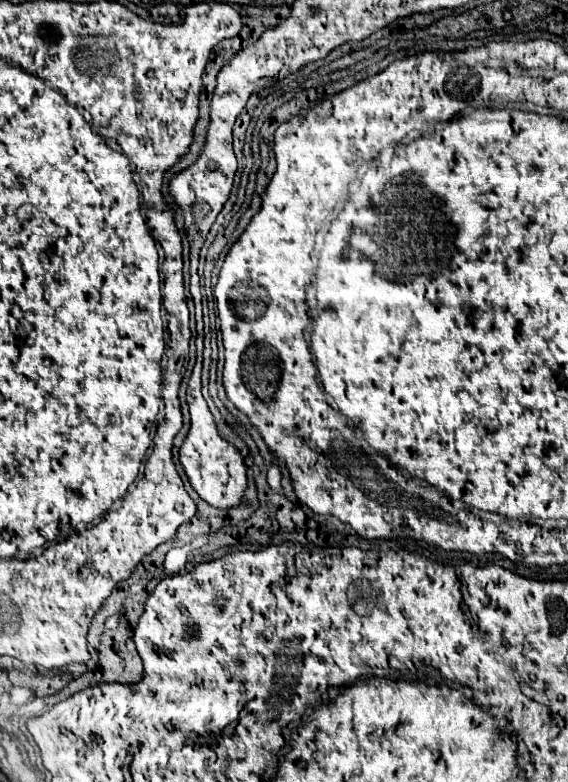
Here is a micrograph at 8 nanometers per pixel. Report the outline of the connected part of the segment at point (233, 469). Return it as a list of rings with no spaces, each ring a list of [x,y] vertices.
[[[196,362],[190,382],[188,382],[188,390],[186,390],[186,402],[190,408],[190,416],[192,416],[192,424],[190,424],[190,432],[184,438],[184,444],[180,446],[180,464],[192,484],[192,488],[196,490],[196,494],[208,502],[214,508],[232,508],[240,502],[244,490],[246,490],[246,466],[244,466],[244,458],[238,454],[238,450],[228,444],[224,438],[220,438],[212,414],[202,398],[202,382],[200,382],[200,372],[202,366],[200,362]]]

